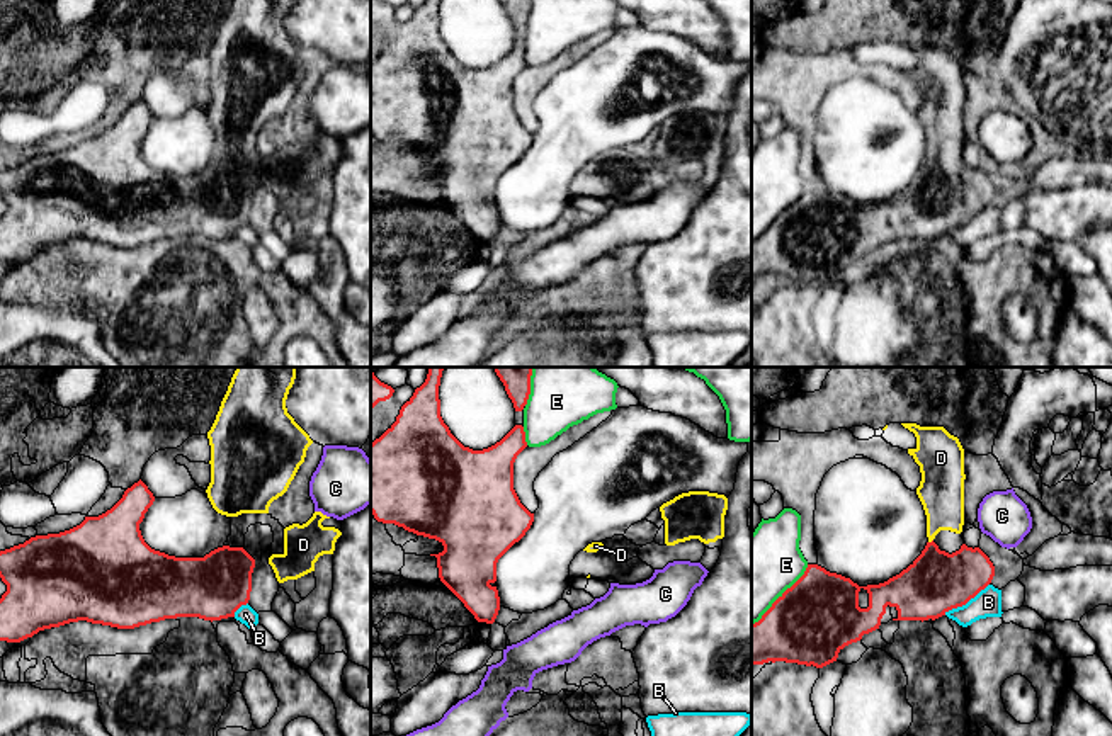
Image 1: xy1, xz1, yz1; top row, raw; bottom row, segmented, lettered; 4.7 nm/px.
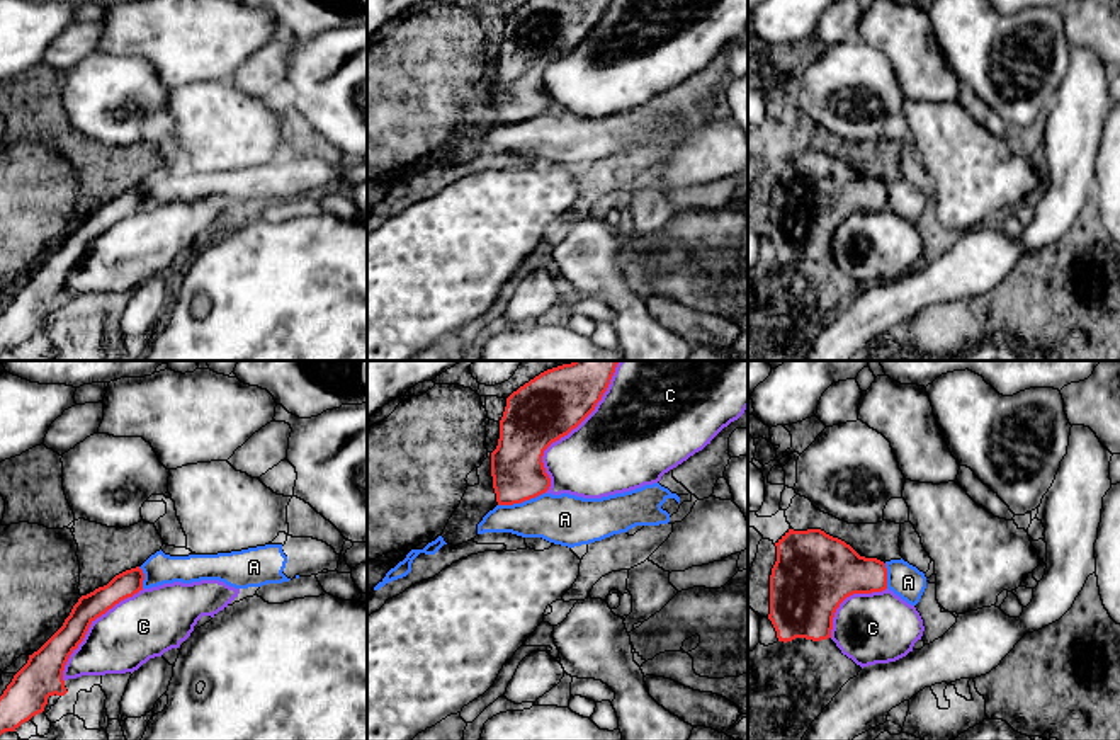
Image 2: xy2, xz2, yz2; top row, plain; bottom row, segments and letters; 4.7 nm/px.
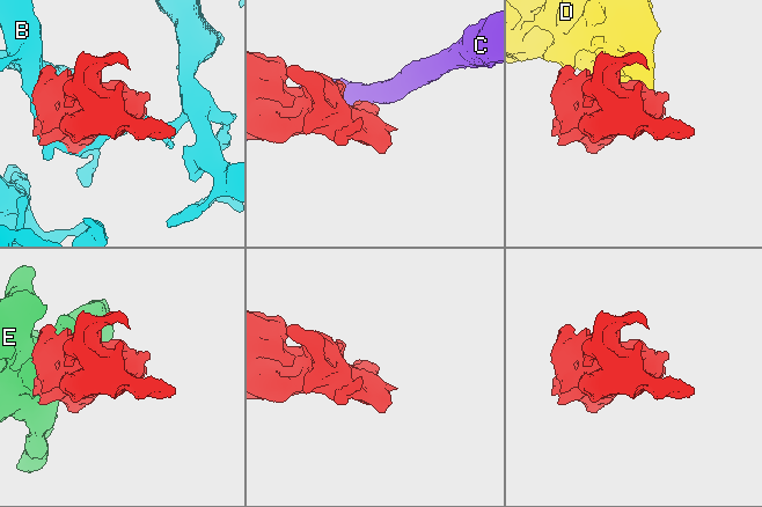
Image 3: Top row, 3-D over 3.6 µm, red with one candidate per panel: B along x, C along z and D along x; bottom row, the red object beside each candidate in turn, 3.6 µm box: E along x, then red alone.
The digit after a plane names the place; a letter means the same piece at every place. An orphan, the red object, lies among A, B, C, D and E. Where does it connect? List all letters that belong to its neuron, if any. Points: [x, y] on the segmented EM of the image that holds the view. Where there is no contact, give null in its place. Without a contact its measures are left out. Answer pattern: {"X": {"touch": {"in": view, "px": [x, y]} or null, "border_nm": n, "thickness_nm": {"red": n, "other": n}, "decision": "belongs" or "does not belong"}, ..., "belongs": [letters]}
{"A": {"touch": {"in": "xz2", "px": [520, 502]}, "border_nm": 240, "thickness_nm": {"red": 240, "other": 240}, "decision": "does not belong"}, "B": {"touch": {"in": "yz1", "px": [966, 602]}, "border_nm": 260, "thickness_nm": {"red": 300, "other": 130}, "decision": "does not belong"}, "C": {"touch": {"in": "xz2", "px": [571, 429]}, "border_nm": 700, "thickness_nm": {"red": 300, "other": 420}, "decision": "does not belong"}, "D": {"touch": {"in": "yz1", "px": [932, 541]}, "border_nm": 30, "thickness_nm": {"red": 300, "other": 220}, "decision": "belongs"}, "E": {"touch": {"in": "yz1", "px": [782, 595]}, "border_nm": 400, "thickness_nm": {"red": 380, "other": 360}, "decision": "does not belong"}, "belongs": ["D"]}

